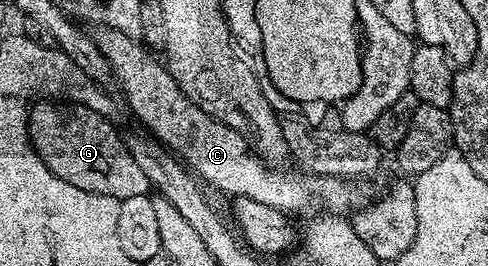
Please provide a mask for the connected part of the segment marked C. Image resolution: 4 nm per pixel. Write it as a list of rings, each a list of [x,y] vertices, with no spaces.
[[[115,30],[104,31],[108,32],[97,35],[95,42],[115,72],[115,83],[124,91],[129,110],[149,128],[147,131],[169,153],[179,157],[201,181],[204,179],[218,191],[230,192],[233,197],[254,198],[254,202],[262,202],[262,206],[274,206],[274,210],[285,214],[311,213],[313,210],[348,214],[357,207],[356,192],[348,185],[351,183],[347,179],[315,174],[304,177],[296,172],[275,172],[274,169],[267,168],[255,156],[257,153],[250,147],[244,133],[236,132],[201,110],[180,89],[178,82],[174,82],[167,67],[161,61],[159,64],[154,57],[148,56],[152,55],[149,49],[135,35]]]

